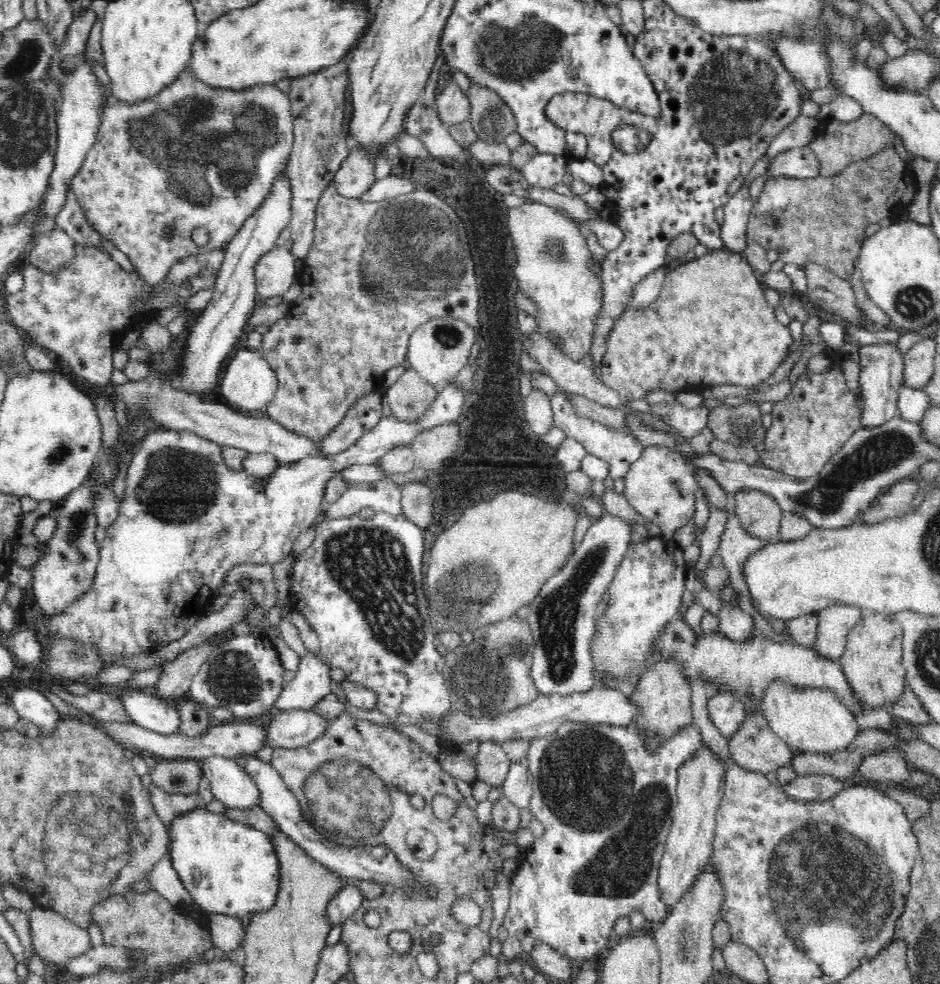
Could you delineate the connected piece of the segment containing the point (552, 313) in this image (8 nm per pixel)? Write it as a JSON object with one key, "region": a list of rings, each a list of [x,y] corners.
{"region":[[[540,202],[509,208],[508,228],[516,240],[514,246],[518,244],[518,285],[540,305],[537,330],[546,336],[559,334],[563,342],[559,350],[579,360],[580,355],[588,352],[591,320],[599,305],[600,282],[600,278],[591,278],[583,266],[591,253],[582,232]]]}

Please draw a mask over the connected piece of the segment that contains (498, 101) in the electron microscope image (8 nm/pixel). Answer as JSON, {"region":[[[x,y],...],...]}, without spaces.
{"region":[[[473,82],[467,92],[473,105],[473,114],[469,121],[478,138],[497,143],[517,132],[514,112],[492,87]]]}

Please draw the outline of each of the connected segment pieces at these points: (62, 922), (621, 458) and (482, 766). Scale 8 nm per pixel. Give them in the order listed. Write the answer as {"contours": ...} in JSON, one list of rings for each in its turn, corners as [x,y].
{"contours":[[[[36,908],[29,921],[34,949],[51,965],[68,964],[93,948],[87,927],[58,911]]],[[[556,396],[550,403],[554,425],[562,429],[566,435],[576,437],[584,445],[587,453],[602,458],[608,464],[610,478],[616,480],[626,476],[626,472],[628,472],[630,466],[640,454],[641,445],[636,437],[628,432],[618,432],[616,428],[607,427],[603,423],[598,423],[588,418],[578,418],[561,396]]],[[[494,742],[480,744],[472,759],[476,772],[475,781],[501,789],[507,779],[511,763],[505,755],[502,744]]]]}

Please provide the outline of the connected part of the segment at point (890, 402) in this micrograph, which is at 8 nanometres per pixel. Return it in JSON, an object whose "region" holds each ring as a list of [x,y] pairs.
{"region":[[[874,343],[862,346],[860,350],[862,368],[859,376],[862,425],[877,425],[898,410],[898,394],[906,366],[905,353],[900,343]]]}

